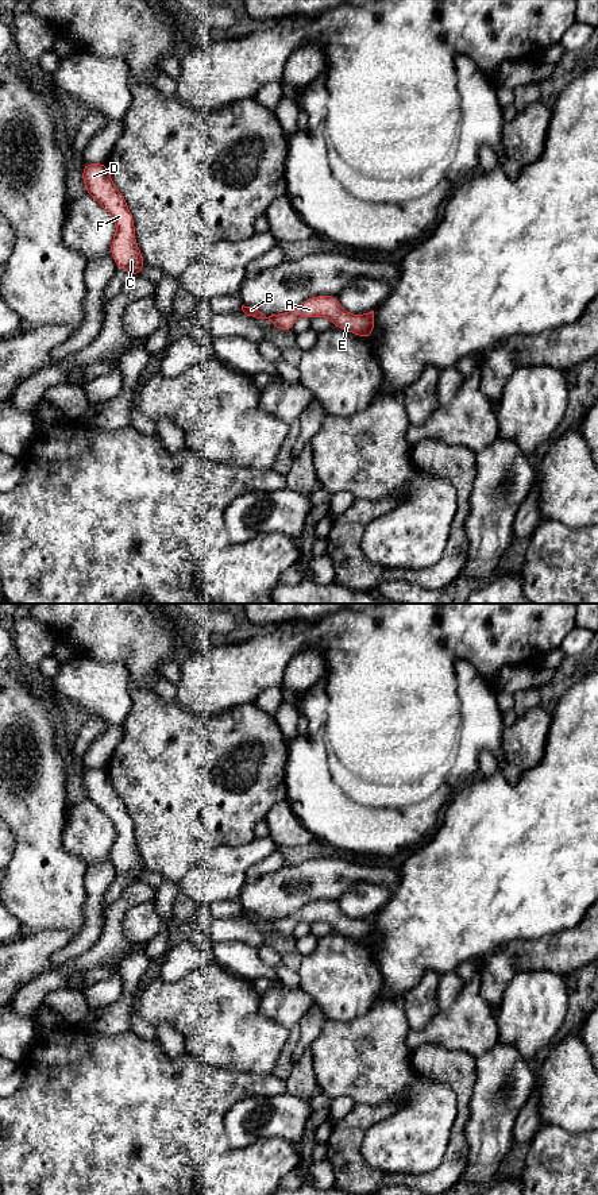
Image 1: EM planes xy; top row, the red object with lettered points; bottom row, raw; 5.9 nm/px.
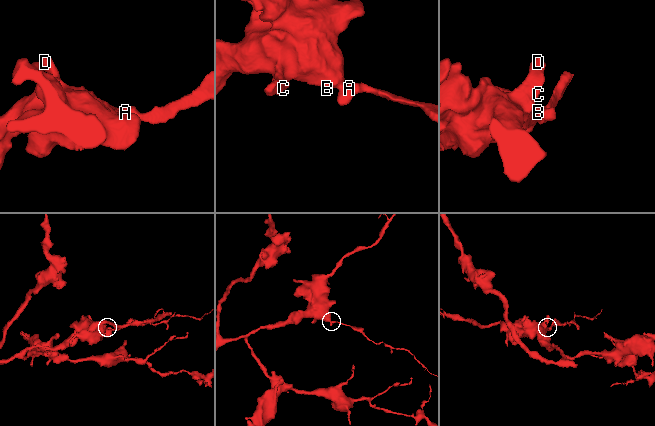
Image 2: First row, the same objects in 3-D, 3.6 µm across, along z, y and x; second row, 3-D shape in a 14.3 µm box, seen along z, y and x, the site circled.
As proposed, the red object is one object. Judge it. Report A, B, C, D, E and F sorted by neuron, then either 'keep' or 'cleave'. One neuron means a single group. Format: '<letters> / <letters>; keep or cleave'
A B C D E F; keep

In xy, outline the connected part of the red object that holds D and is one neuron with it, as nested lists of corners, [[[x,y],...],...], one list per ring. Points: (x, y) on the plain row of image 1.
[[[85,768],[82,787],[92,801],[113,824],[115,843],[111,847],[111,860],[116,871],[127,875],[131,882],[139,880],[146,871],[135,844],[135,830],[128,810],[120,795],[112,787],[105,768]]]

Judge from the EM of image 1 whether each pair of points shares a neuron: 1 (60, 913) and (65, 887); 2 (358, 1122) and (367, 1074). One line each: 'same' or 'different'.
1: same
2: different

